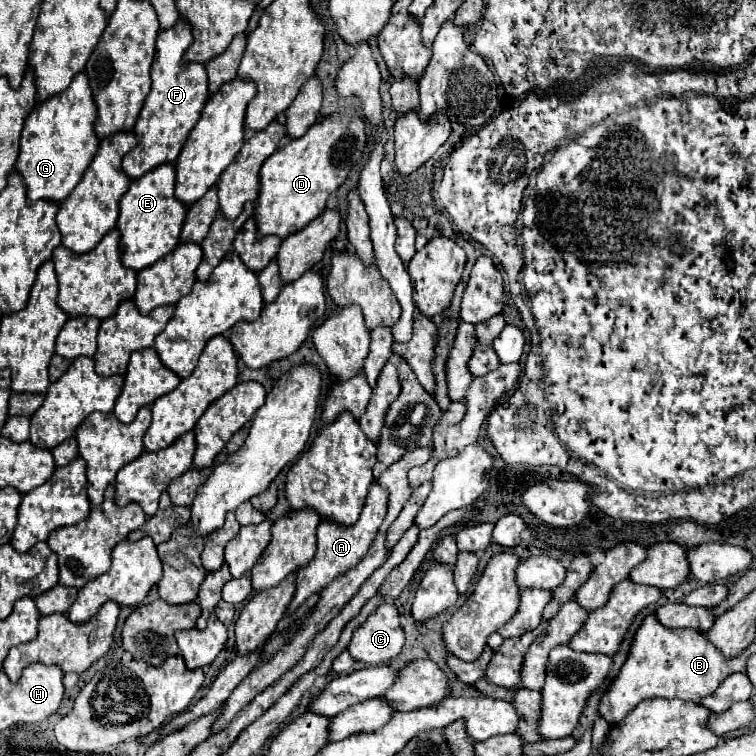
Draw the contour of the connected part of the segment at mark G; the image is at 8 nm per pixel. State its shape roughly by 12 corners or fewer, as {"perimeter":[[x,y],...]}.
{"perimeter":[[85,73],[35,105],[15,165],[63,201],[99,147]]}

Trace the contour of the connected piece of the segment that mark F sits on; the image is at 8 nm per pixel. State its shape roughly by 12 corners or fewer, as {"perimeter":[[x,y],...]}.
{"perimeter":[[183,19],[157,35],[151,93],[123,157],[131,179],[175,163],[209,97]]}

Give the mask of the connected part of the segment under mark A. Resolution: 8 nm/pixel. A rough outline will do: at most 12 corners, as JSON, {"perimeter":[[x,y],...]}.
{"perimeter":[[373,481],[351,527],[321,521],[317,553],[297,573],[285,615],[321,593],[367,555],[387,513]]}

